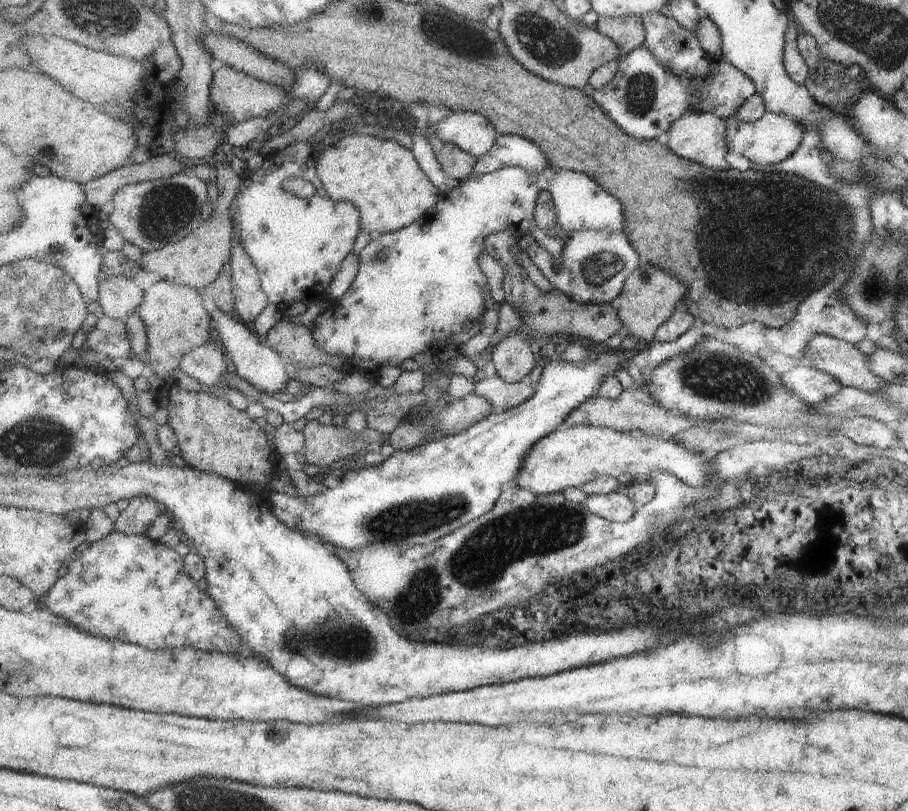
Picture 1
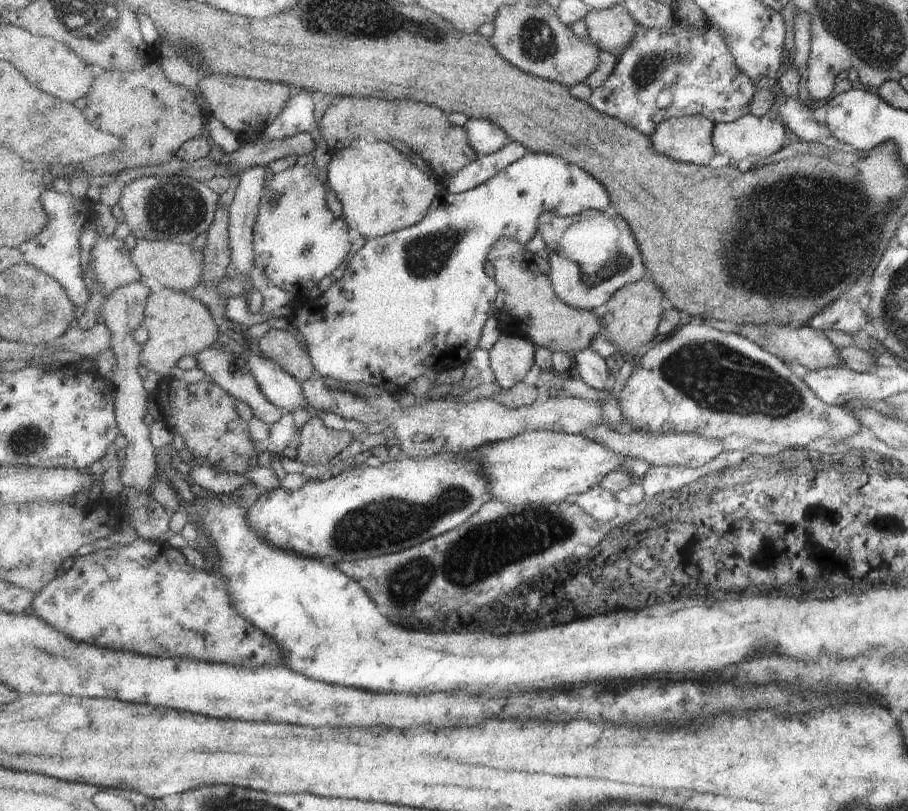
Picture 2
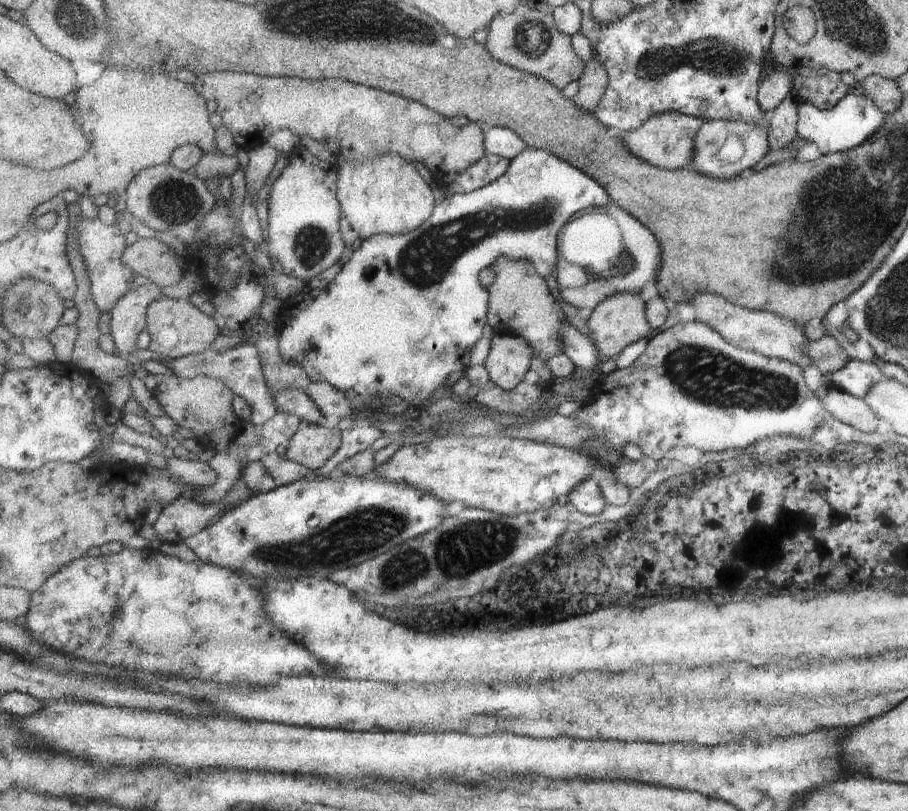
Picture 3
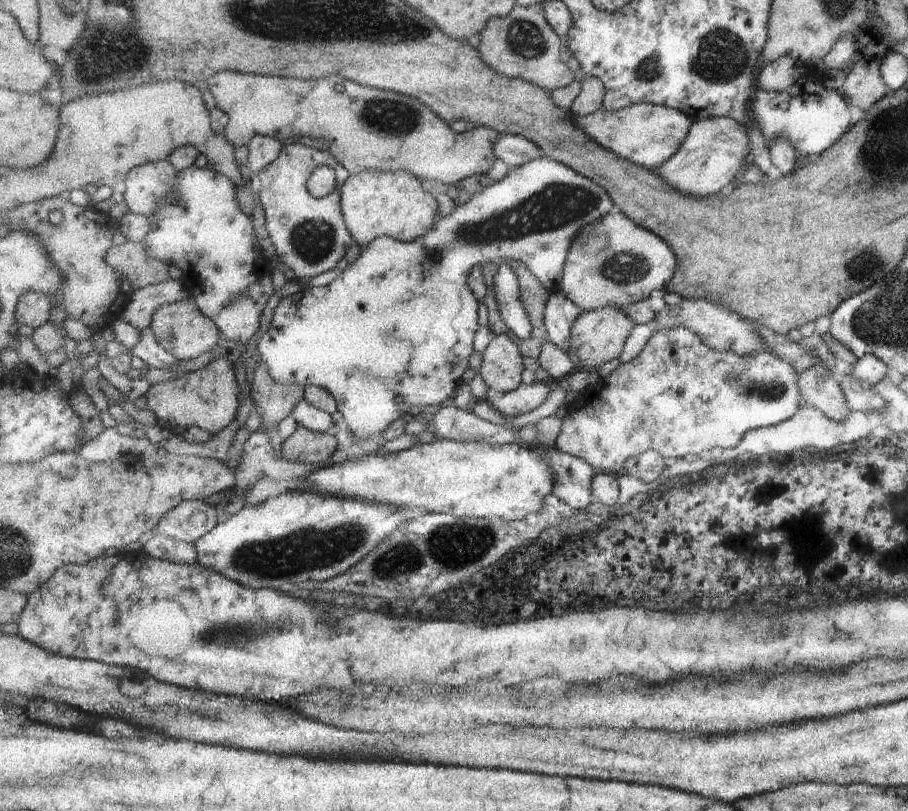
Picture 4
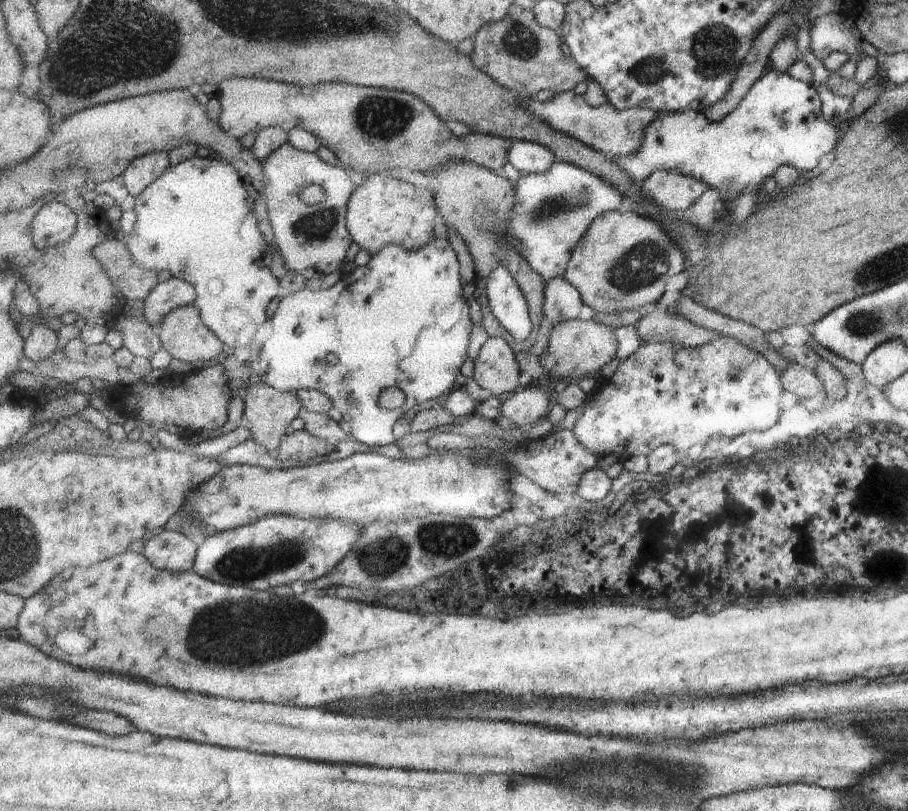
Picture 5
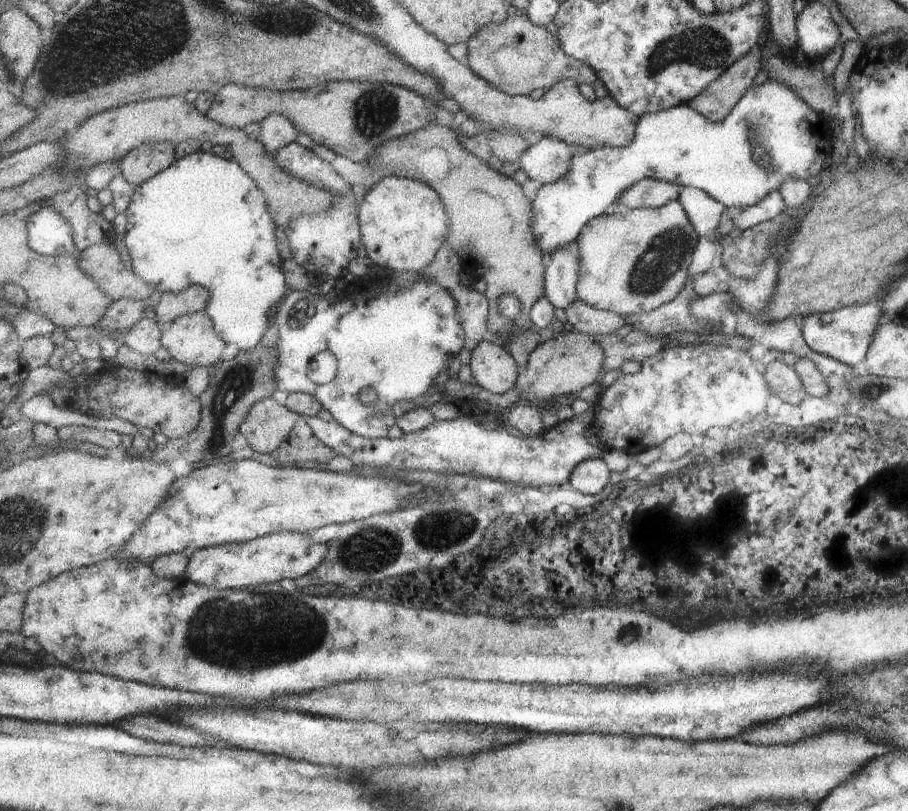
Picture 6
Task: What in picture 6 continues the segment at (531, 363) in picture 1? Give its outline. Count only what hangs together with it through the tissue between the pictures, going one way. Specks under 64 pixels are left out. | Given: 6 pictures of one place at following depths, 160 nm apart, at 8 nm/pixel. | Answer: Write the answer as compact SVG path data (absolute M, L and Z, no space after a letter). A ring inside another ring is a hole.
M485 339L476 346L470 369L475 383L493 394L509 392L518 383L517 362L502 343L493 339Z

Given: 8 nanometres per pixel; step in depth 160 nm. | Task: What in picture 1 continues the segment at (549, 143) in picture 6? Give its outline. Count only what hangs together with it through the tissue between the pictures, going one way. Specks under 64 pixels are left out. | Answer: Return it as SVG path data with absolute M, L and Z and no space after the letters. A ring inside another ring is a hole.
M452 111L431 127L441 140L460 146L477 158L487 154L499 136L494 124L484 114L473 111Z

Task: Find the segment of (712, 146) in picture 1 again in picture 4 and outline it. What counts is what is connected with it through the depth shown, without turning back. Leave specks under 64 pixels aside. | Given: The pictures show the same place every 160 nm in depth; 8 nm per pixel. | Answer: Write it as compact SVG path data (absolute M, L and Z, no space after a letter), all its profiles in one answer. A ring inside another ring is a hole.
M635 104L619 112L607 112L601 108L589 116L571 113L572 121L591 138L595 138L604 148L617 152L626 160L659 169L677 154L690 135L694 121L685 112L670 107L653 104Z

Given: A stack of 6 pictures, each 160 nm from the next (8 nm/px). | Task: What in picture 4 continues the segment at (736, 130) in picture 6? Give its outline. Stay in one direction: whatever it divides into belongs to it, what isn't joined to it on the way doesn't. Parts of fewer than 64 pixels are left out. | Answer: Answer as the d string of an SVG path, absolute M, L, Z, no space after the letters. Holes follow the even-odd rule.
M797 80L787 90L777 94L755 89L751 107L755 120L762 125L766 144L769 146L773 140L787 138L787 142L791 142L793 149L797 150L800 160L808 158L810 155L821 155L841 136L845 136L849 132L849 128L853 126L847 108L849 103L843 96L840 96L836 90L828 90L815 84L813 88L817 88L817 90L815 90L813 102L811 102L811 86L813 86L811 80L807 80L807 82ZM547 157L535 158L523 166L511 168L511 172L499 182L494 182L483 192L477 192L469 202L456 204L453 212L449 216L440 216L427 234L419 236L417 240L411 242L399 241L389 236L377 236L367 247L363 248L360 256L337 276L330 284L317 288L305 288L299 293L284 298L279 302L275 310L273 327L261 335L256 349L261 354L261 361L271 368L273 376L279 384L301 384L303 387L310 385L325 388L335 396L338 404L337 410L344 416L342 425L346 425L359 438L371 438L371 436L382 435L395 420L407 417L409 406L425 407L427 405L445 405L451 396L455 397L457 388L461 384L463 374L471 368L471 356L475 350L475 336L479 326L479 301L470 292L467 286L469 272L473 266L481 266L482 261L493 262L497 266L507 266L511 262L523 262L534 274L535 277L545 285L550 291L556 291L562 287L564 268L566 267L567 256L570 255L571 246L576 242L579 232L588 229L596 222L599 222L607 214L616 209L609 194L596 184L593 180L586 178L575 172L569 166L558 162L556 159ZM301 296L301 298L299 298ZM281 312L283 312L283 326L281 328ZM301 326L301 328L297 328ZM401 396L403 404L397 402Z

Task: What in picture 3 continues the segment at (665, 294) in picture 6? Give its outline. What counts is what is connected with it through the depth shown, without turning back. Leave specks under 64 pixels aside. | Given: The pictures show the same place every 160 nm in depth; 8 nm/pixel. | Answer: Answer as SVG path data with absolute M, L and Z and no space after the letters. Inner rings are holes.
M611 202L605 209L621 228L623 240L625 240L625 250L618 256L618 260L605 270L603 274L590 274L581 266L570 264L565 258L558 258L557 281L559 284L560 295L567 304L577 309L589 308L594 311L610 297L617 294L641 292L644 286L649 282L656 283L661 270L661 246L657 238L653 236L649 228L643 226L639 220L636 220L631 214L628 214L623 208L619 208L615 202Z

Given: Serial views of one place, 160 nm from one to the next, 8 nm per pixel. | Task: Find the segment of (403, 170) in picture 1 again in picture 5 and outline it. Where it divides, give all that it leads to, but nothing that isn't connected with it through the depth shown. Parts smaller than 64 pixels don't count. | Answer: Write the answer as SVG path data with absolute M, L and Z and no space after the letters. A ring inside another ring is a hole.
M373 173L369 182L365 186L356 187L354 194L351 195L346 223L354 237L354 242L361 249L369 252L372 258L387 245L401 245L407 251L418 251L420 248L425 248L435 239L433 230L435 230L435 218L437 218L438 212L436 200L432 192L426 188L393 179L386 173Z

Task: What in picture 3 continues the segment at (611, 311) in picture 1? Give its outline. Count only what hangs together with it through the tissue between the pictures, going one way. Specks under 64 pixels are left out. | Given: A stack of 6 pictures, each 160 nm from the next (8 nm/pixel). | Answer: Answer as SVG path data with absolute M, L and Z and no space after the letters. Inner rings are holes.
M501 256L495 260L491 270L495 273L494 283L490 288L492 304L488 324L491 324L491 328L498 334L514 333L516 336L525 338L531 344L531 348L535 350L535 356L539 356L541 360L548 362L554 355L565 353L563 326L568 323L565 312L549 292L546 279L535 270L531 260L512 260L509 256Z

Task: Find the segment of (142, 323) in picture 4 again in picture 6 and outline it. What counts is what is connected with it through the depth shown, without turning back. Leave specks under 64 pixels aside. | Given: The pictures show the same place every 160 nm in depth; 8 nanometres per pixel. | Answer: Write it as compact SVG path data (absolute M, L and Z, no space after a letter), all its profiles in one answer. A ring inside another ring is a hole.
M192 285L187 292L165 292L161 296L159 306L155 308L158 324L171 324L177 318L187 314L205 313L211 302L211 294L207 288Z

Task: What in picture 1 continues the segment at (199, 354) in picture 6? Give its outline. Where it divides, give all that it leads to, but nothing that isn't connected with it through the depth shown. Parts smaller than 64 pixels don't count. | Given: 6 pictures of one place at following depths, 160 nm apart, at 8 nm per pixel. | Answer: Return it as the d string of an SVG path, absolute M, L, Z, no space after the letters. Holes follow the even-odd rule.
M160 280L153 283L145 292L141 306L136 310L147 330L148 358L151 360L149 371L169 383L172 374L180 368L182 358L194 348L202 347L211 342L212 316L203 306L203 299L197 289L177 284L175 281Z

